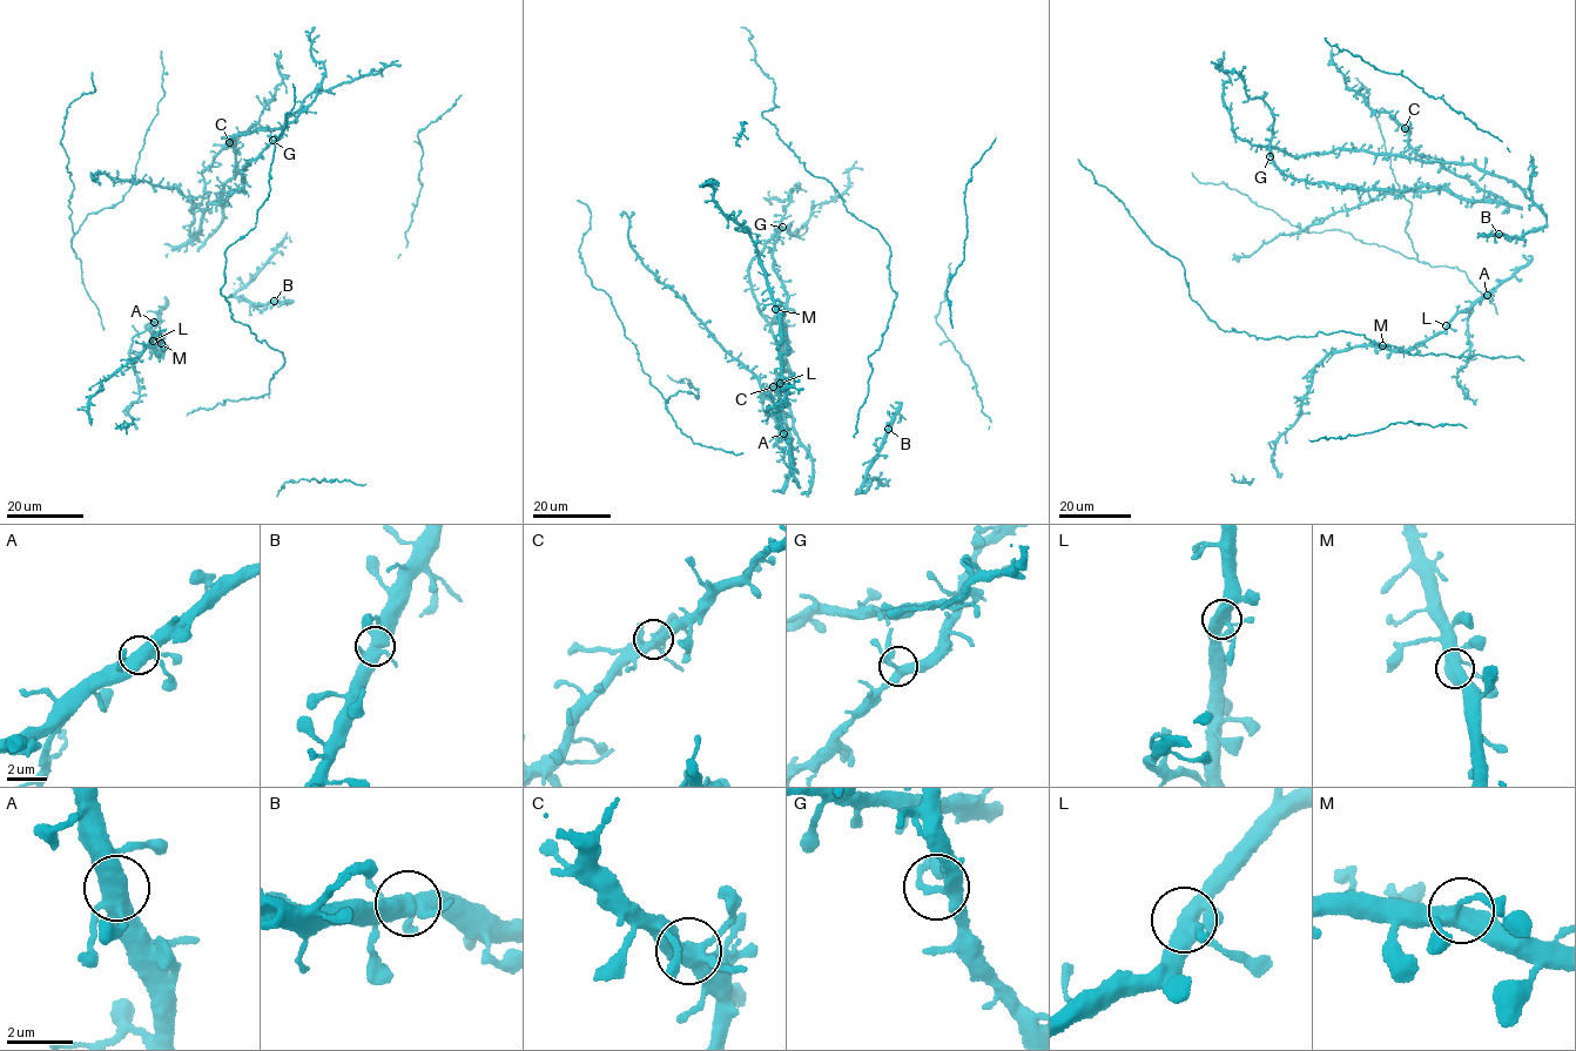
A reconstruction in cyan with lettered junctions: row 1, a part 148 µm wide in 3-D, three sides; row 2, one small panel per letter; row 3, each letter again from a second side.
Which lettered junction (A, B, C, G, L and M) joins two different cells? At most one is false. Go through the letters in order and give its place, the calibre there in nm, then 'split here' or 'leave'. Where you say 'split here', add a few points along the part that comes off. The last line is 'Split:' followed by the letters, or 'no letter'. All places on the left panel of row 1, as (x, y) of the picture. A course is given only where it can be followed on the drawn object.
A: place (154, 322); calibre 460 nm; leave
B: place (274, 301); calibre 480 nm; leave
C: place (229, 142); calibre 440 nm; leave
G: place (273, 140); calibre 340 nm; leave
L: place (153, 341); calibre 480 nm; leave
M: place (161, 343); calibre 440 nm; leave
Split: no letter

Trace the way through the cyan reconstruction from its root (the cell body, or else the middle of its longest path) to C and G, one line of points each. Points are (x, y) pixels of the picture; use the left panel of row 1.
C: (206, 206), (201, 228), (193, 238), (189, 230), (194, 210), (206, 191), (202, 173), (229, 142)
G: (206, 206), (210, 202), (220, 203), (244, 184), (241, 172), (273, 140)

